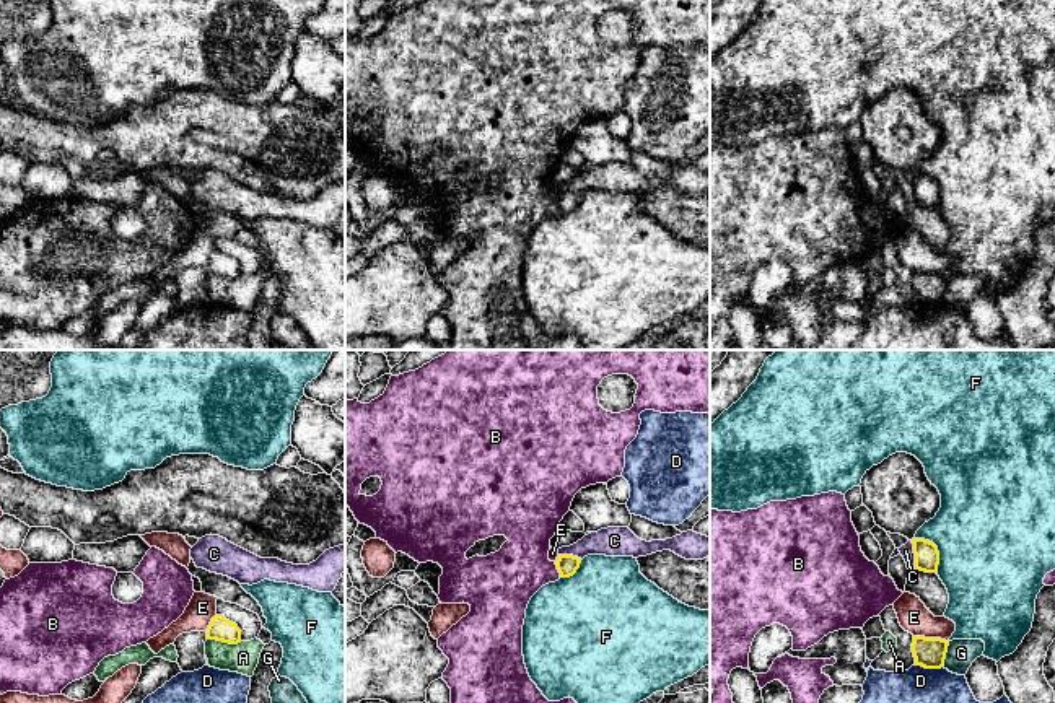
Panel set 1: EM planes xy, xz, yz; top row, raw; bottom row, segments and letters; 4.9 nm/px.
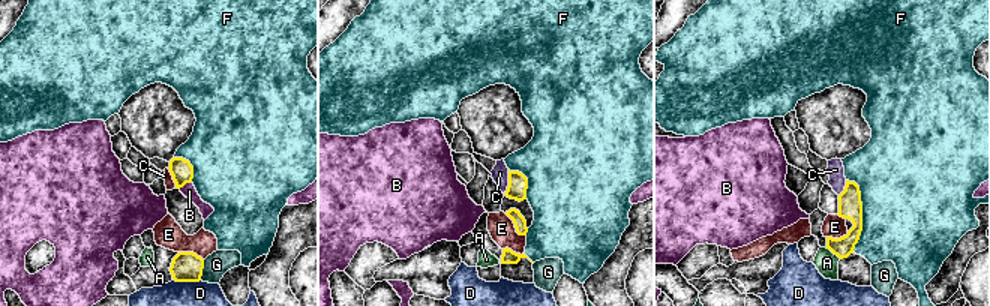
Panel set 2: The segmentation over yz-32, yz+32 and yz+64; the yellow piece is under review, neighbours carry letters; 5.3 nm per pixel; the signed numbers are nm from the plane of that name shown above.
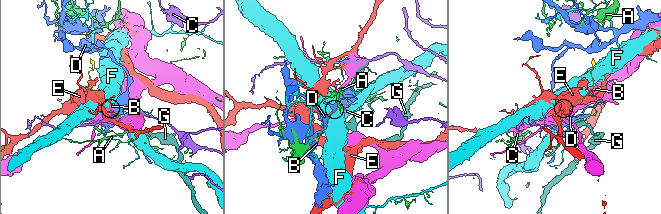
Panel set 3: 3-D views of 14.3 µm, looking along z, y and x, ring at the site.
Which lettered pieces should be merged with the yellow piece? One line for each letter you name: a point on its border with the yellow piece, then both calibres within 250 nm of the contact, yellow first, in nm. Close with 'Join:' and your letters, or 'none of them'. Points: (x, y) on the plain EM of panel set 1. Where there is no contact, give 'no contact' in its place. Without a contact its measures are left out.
Join: none of them

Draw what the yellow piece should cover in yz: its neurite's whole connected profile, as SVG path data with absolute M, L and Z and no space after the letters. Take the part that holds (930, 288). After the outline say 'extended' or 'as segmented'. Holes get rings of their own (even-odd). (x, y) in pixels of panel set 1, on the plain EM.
M913 272L912 288L915 299L925 304L941 304L944 301L949 277L941 273Z; as segmented

